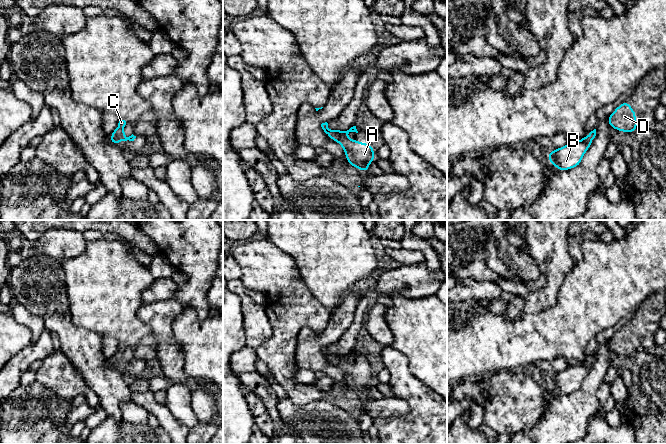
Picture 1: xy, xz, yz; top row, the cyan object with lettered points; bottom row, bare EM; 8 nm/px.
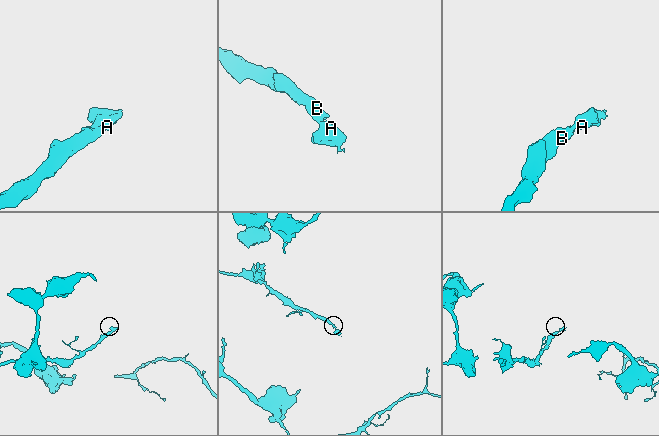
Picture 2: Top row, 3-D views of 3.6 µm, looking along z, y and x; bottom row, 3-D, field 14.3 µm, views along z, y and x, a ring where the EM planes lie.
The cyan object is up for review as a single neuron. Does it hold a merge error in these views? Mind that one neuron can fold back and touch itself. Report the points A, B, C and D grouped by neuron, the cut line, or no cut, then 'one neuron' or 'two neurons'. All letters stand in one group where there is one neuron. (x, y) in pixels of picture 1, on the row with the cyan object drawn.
groups A B C D; cut none; one neuron

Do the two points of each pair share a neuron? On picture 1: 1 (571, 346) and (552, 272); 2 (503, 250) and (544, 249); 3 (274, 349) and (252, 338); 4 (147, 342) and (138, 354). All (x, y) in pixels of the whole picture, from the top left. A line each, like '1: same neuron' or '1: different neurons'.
1: different neurons
2: different neurons
3: different neurons
4: same neuron

